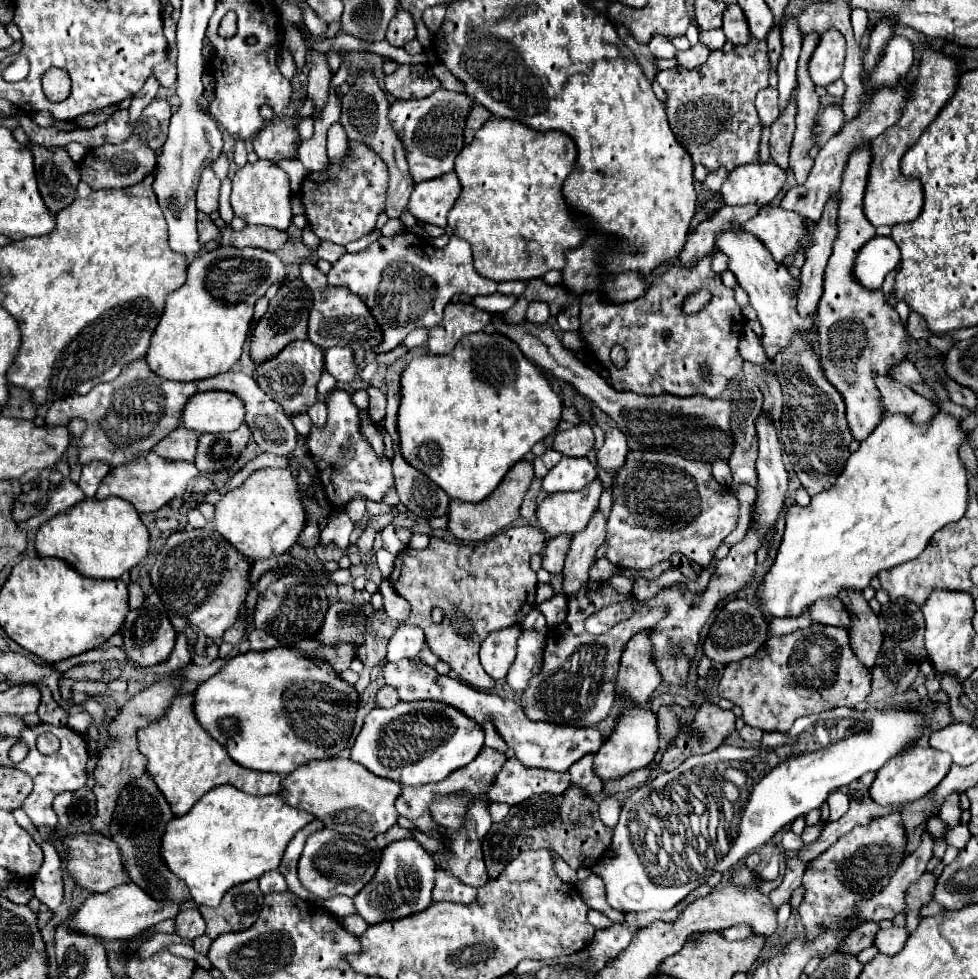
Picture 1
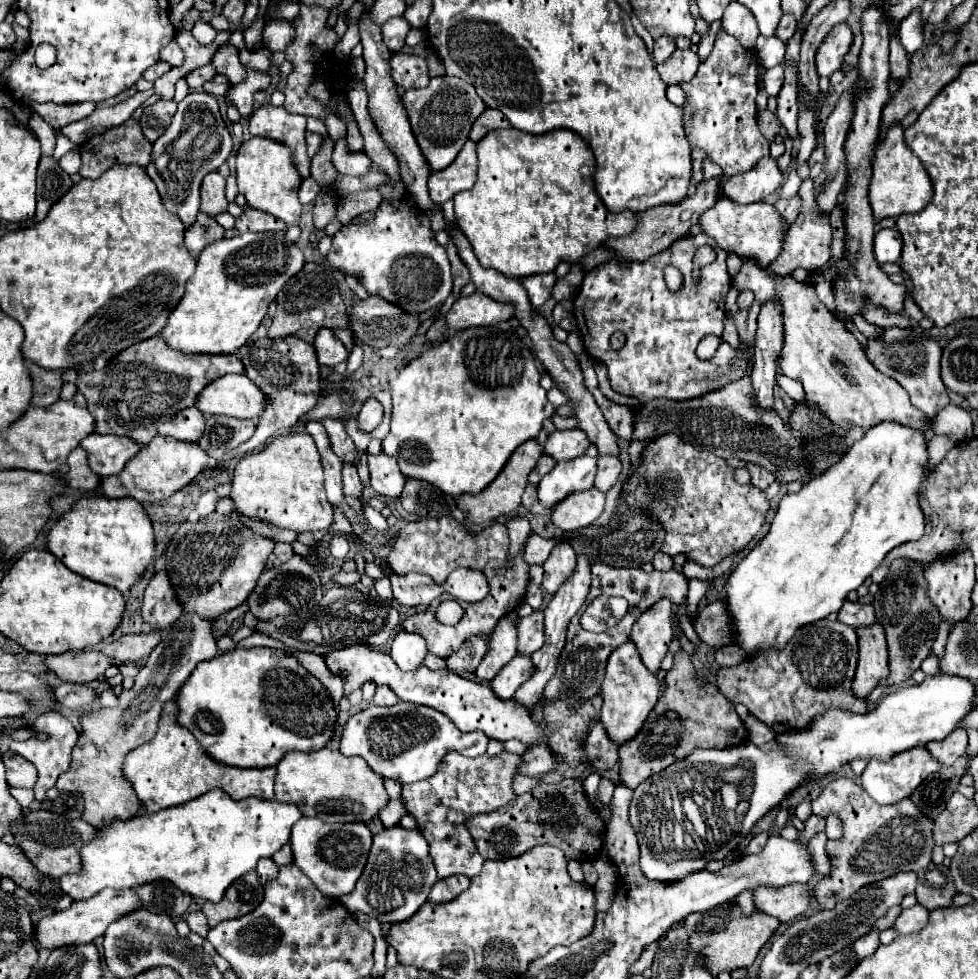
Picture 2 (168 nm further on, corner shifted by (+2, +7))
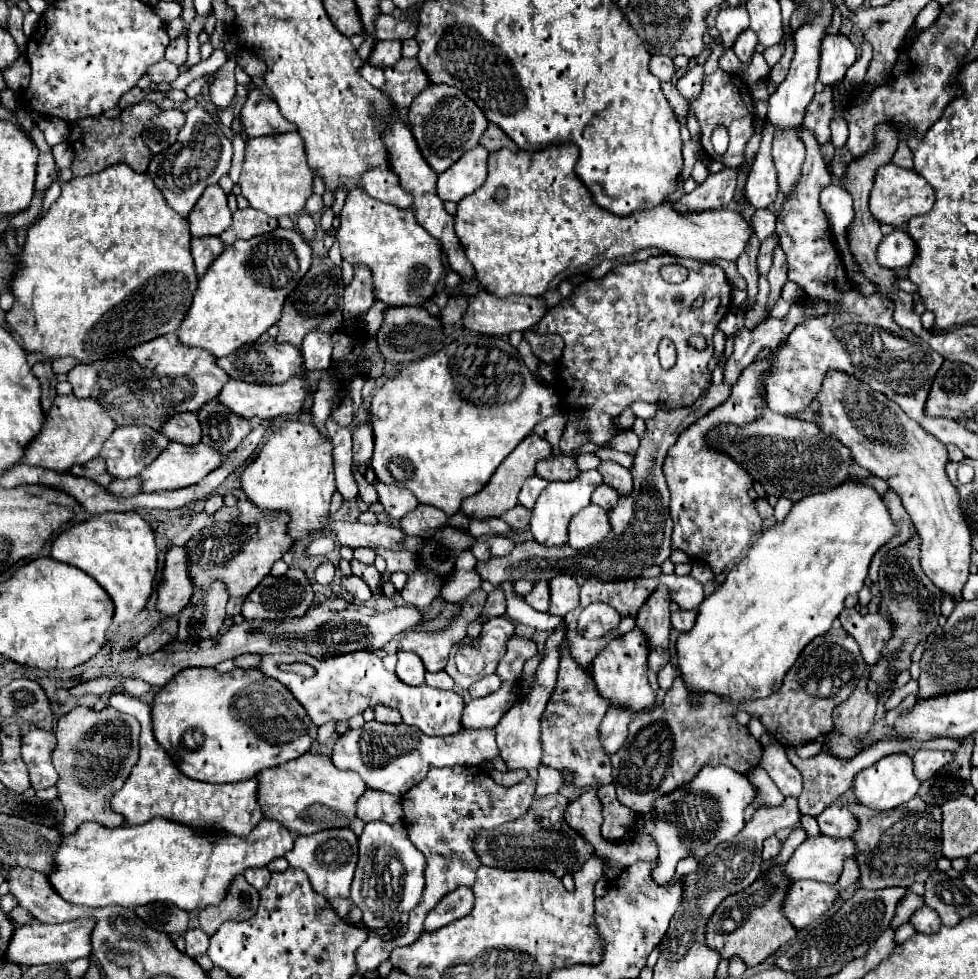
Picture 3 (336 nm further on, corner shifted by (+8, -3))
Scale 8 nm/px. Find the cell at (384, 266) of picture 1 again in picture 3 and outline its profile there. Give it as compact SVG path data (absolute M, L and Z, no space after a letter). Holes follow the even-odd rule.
M352 186L340 220L342 224L336 232L336 240L342 258L352 266L366 264L370 268L376 300L388 306L424 306L434 296L442 276L440 242L416 222L412 210L378 202L368 196L362 186Z

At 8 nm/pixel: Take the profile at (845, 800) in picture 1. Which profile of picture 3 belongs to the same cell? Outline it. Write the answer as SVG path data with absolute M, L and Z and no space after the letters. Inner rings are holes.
M846 858L846 860L844 860L844 870L842 870L838 882L834 884L834 888L844 890L844 888L852 886L852 882L856 882L856 878L858 878L858 866L856 866L856 860L854 860L854 858Z

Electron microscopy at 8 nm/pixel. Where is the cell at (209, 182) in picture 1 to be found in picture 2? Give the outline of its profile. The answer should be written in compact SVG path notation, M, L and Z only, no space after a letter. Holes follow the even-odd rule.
M210 172L202 182L202 202L200 210L208 216L218 216L226 212L228 200L226 200L226 180L218 172Z

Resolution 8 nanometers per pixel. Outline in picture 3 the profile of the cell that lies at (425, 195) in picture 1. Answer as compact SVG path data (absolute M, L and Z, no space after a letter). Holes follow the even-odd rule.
M476 146L452 166L452 170L446 170L438 176L436 182L436 194L442 200L460 202L466 194L480 188L486 178L486 160L488 152L482 146Z

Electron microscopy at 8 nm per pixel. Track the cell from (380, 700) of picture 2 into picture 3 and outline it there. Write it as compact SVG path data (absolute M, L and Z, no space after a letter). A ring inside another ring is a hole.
M376 706L376 708L374 708L374 718L380 720L380 722L390 722L390 724L398 724L398 722L402 722L400 714L398 714L396 710L388 708L388 706Z

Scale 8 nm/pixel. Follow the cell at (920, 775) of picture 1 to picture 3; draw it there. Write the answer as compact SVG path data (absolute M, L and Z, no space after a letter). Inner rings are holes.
M900 752L900 754L884 756L874 766L860 770L854 778L854 794L856 794L858 802L868 808L880 810L880 812L906 804L908 800L912 800L916 796L916 792L920 788L920 780L914 776L912 768L914 768L912 758L906 752Z

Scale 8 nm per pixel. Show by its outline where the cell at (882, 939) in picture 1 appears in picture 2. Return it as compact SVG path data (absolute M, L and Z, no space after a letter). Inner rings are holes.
M916 904L912 908L906 908L902 910L902 914L898 916L894 928L898 934L910 934L910 932L918 932L926 926L928 922L928 916L930 916L930 910L928 908L922 908L922 904Z

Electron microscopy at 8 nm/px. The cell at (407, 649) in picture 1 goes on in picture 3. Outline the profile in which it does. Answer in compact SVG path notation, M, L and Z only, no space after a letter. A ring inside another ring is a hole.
M398 650L396 674L402 682L412 684L412 686L420 686L420 684L424 684L426 670L424 670L424 664L418 654L414 654L410 650Z

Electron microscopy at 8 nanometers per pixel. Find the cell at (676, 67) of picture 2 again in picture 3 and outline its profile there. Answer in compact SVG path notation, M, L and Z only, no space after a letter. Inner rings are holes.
M662 82L662 92L664 92L666 100L670 102L672 110L676 112L678 120L680 120L682 124L686 124L686 116L688 116L688 104L686 104L686 98L684 98L684 96L678 92L676 84L672 84L672 82Z

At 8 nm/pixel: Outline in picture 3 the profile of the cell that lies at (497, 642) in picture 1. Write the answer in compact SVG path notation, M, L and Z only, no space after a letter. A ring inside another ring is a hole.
M494 672L494 674L488 674L486 678L474 682L474 684L468 688L468 692L470 692L472 698L482 698L482 696L488 696L488 694L496 692L496 690L500 688L500 684L502 684L502 678Z

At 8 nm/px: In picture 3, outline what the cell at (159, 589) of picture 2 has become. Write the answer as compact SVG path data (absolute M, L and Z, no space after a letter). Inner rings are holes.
M174 546L166 554L166 564L158 584L156 610L162 616L176 616L190 602L192 584L186 574L186 548Z

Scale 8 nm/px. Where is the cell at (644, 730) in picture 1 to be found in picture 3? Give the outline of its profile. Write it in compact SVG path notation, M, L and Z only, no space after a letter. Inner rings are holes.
M634 628L628 634L614 638L592 664L592 678L596 682L600 696L608 698L612 706L626 708L632 714L640 714L646 708L652 708L656 702L656 692L650 688L646 678L648 672L648 668L644 666L646 654L648 654L648 644L644 642L644 634L640 634L640 630Z

